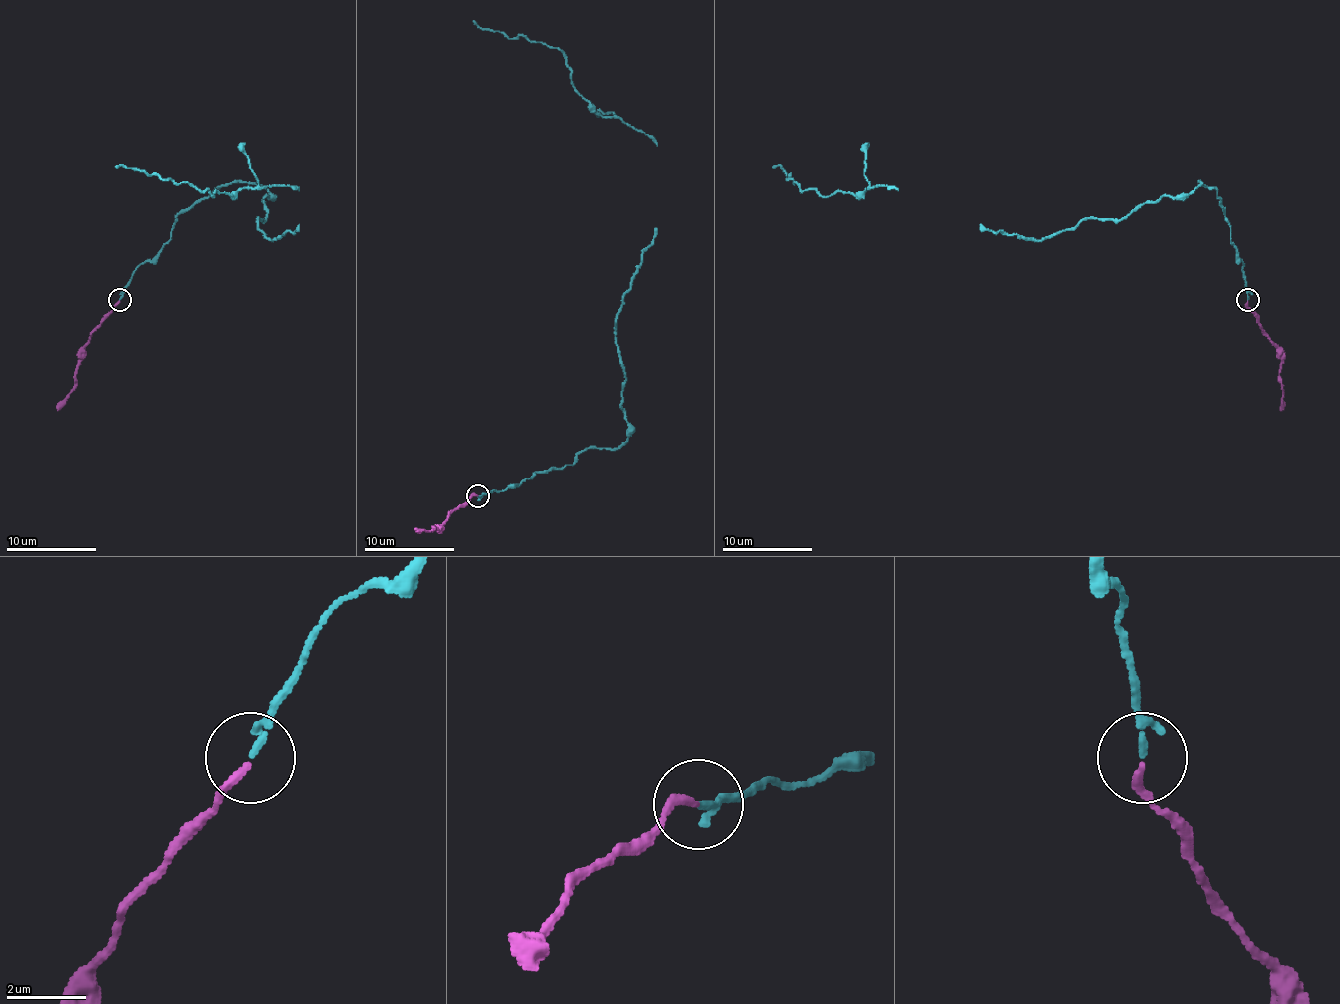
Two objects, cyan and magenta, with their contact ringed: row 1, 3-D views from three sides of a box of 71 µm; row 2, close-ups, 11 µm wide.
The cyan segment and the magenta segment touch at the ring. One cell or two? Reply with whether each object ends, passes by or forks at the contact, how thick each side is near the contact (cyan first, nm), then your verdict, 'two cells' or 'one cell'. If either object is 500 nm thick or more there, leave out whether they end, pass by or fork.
cyan passes by; magenta ends; calibres 100 and 180 nm; one cell

